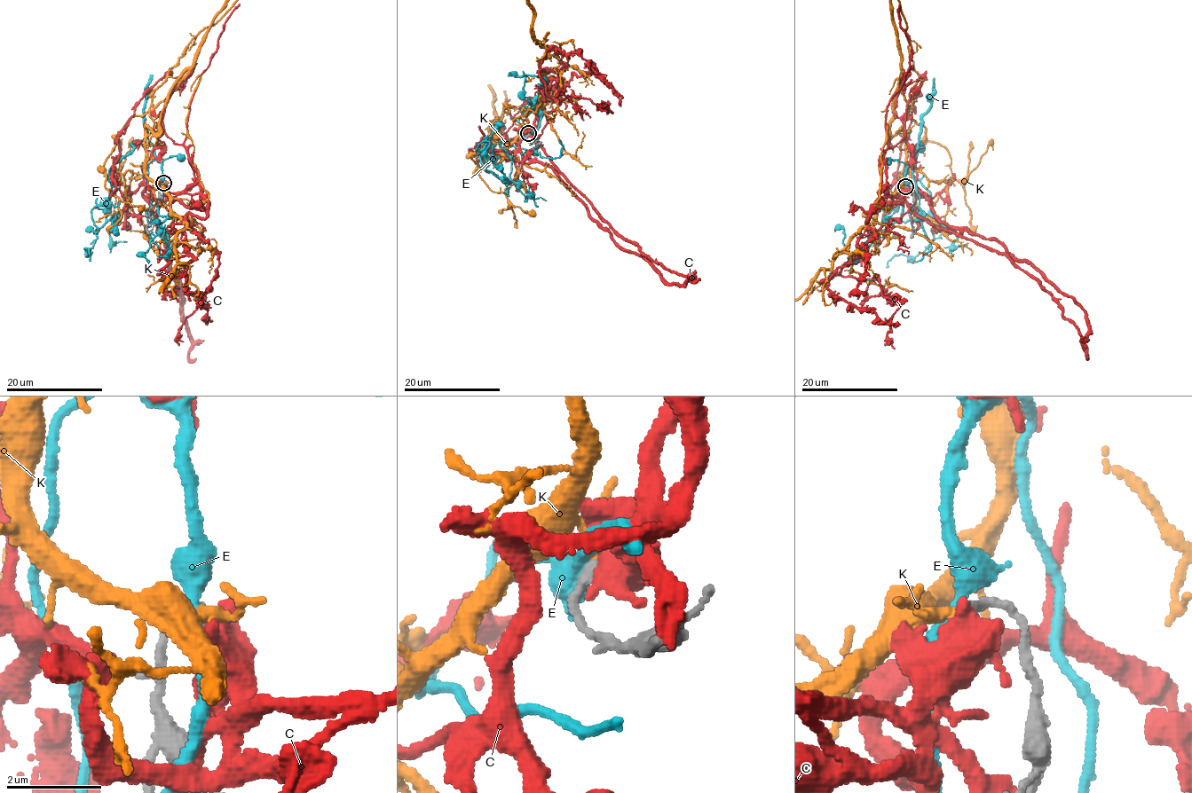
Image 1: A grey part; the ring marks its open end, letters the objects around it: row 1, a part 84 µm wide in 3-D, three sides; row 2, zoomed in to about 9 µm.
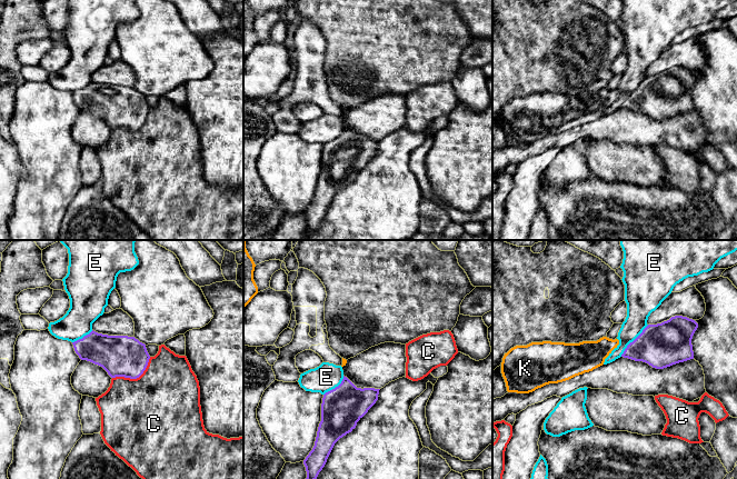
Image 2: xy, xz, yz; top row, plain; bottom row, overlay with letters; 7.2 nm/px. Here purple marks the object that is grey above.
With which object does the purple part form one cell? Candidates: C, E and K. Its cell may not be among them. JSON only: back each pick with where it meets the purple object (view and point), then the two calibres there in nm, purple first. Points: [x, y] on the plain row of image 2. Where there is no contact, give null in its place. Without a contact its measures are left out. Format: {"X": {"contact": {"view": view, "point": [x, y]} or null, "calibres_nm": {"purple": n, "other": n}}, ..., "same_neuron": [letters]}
{"K": {"contact": null}, "same_neuron": ["K"]}

